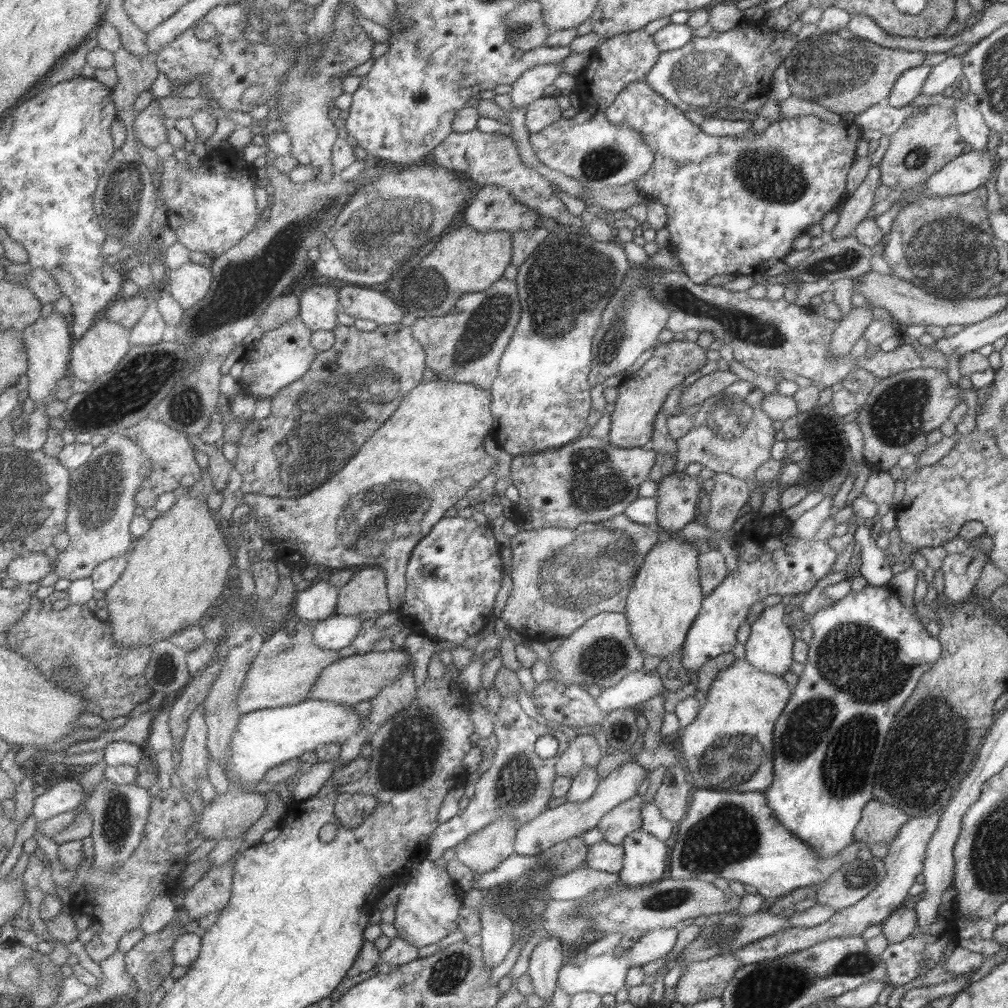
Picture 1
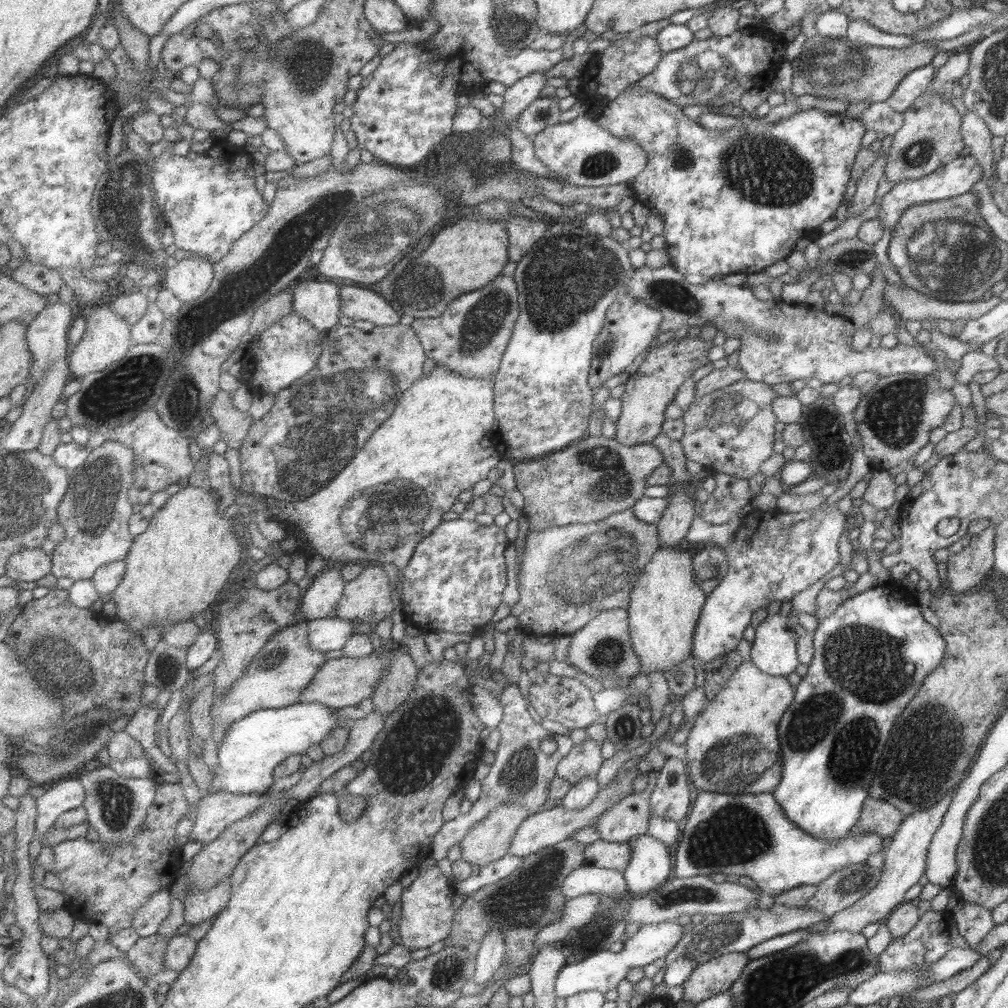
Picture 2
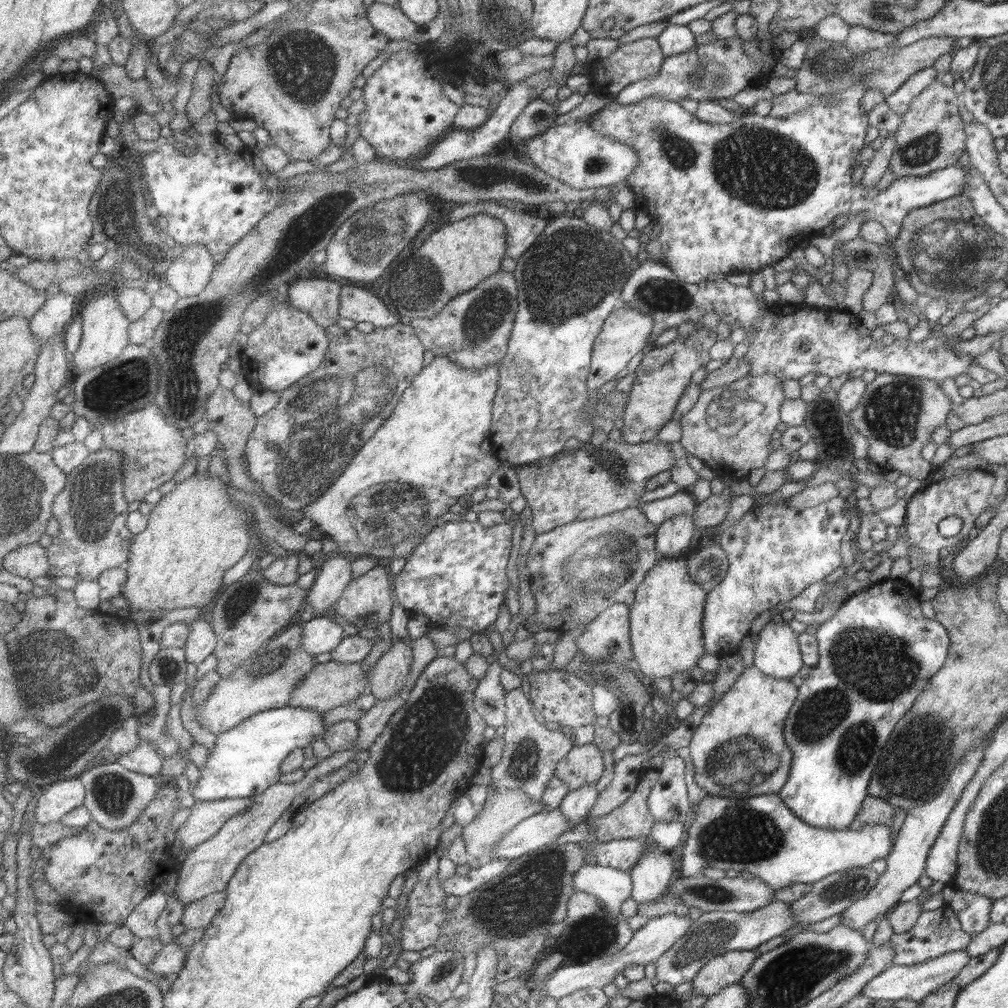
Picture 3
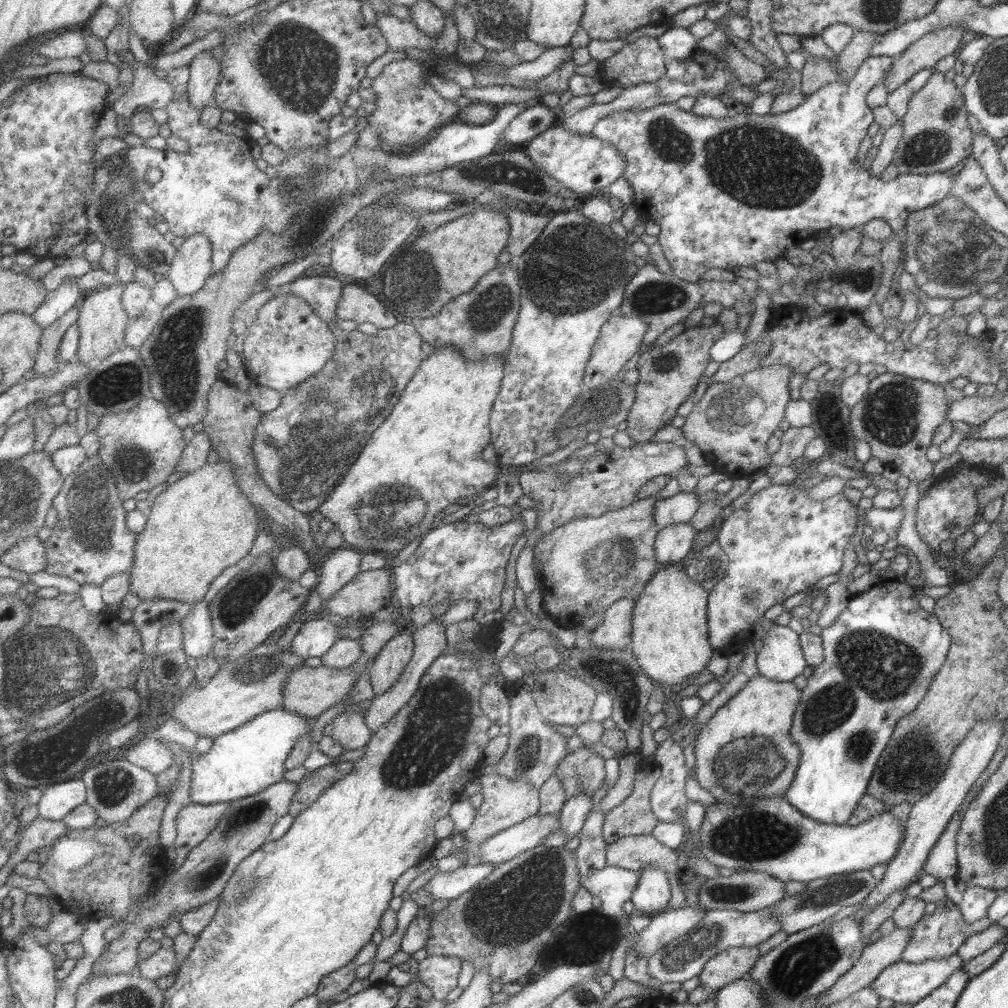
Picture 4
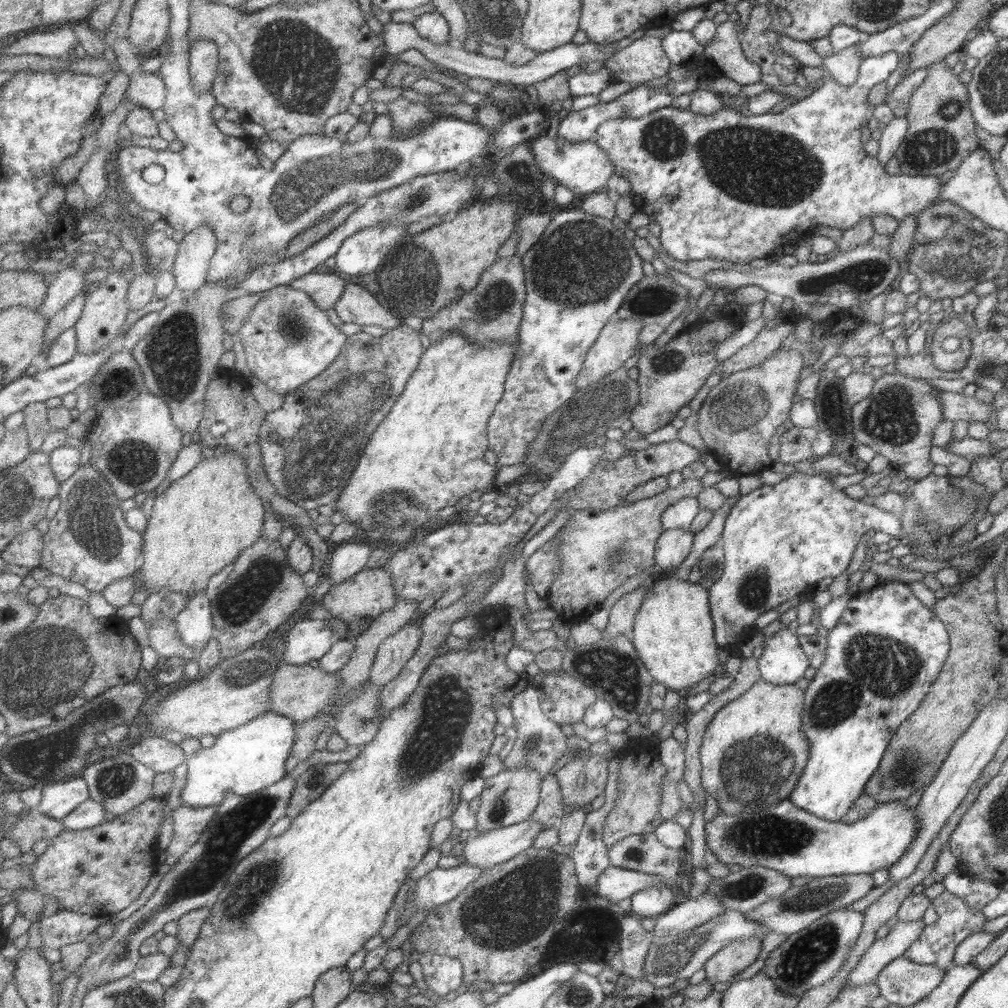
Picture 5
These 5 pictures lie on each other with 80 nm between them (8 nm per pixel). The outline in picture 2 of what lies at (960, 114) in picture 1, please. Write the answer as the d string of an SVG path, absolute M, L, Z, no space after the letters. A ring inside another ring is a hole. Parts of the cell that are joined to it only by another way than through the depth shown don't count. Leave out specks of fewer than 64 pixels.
M967 111L960 122L960 135L969 154L982 166L983 180L991 176L991 148L989 147L992 134L985 121L977 114Z

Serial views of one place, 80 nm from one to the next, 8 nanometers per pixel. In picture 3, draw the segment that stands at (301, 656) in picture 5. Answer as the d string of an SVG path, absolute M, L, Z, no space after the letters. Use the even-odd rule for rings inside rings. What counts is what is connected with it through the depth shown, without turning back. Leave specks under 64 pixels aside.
M315 617L303 623L303 646L311 654L331 653L342 642L345 636L343 626L332 617Z

